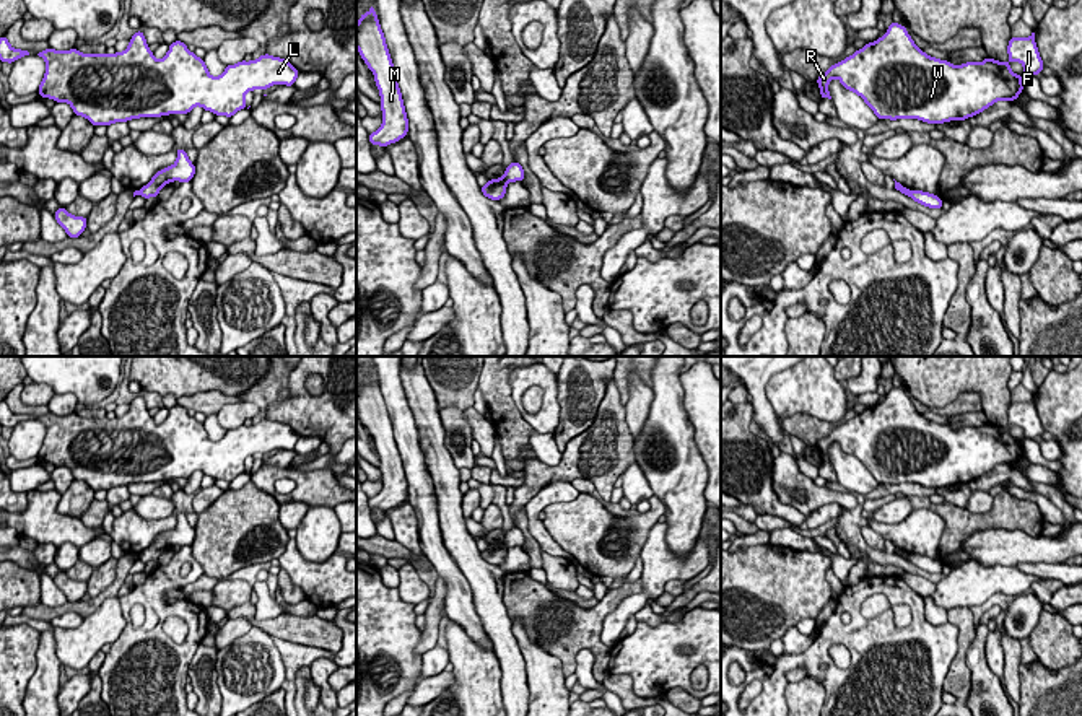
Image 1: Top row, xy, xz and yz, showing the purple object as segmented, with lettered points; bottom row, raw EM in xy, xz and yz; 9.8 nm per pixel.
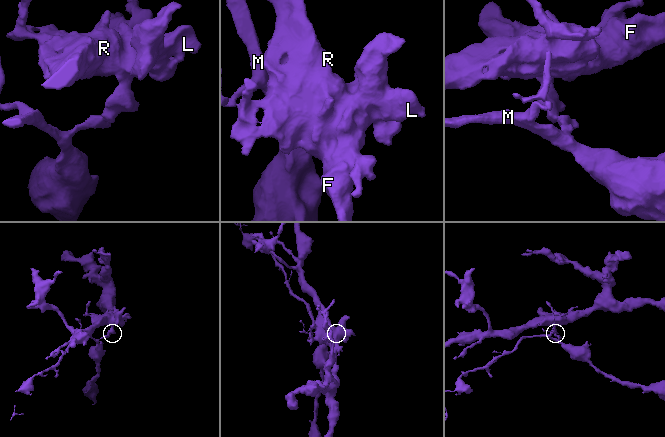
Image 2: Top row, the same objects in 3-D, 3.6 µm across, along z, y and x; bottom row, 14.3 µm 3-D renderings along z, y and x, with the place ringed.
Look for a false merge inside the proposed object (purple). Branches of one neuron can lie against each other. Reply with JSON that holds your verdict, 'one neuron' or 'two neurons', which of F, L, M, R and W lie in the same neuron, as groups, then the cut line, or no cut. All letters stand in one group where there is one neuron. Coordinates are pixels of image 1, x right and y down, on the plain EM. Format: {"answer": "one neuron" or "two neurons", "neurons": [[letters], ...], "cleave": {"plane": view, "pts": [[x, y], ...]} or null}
{"answer": "two neurons", "neurons": [["F", "L", "R", "W"], ["M"]], "cleave": {"plane": "xz", "pts": [[501, 542], [506, 547]]}}

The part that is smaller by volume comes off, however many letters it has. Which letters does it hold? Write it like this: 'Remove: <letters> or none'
Remove: M

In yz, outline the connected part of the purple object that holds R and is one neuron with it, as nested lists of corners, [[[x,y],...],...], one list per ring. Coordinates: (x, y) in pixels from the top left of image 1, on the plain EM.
[[[893,386],[883,402],[867,407],[853,420],[831,430],[828,436],[817,443],[817,449],[820,451],[822,464],[831,464],[828,448],[838,443],[843,452],[861,461],[880,485],[908,482],[939,490],[973,482],[999,464],[1017,464],[1023,456],[1022,441],[1038,441],[1045,433],[1035,407],[1035,397],[1030,402],[1010,402],[1007,418],[1007,426],[988,421],[979,428],[966,426],[955,431],[949,425],[924,418],[906,392]]]

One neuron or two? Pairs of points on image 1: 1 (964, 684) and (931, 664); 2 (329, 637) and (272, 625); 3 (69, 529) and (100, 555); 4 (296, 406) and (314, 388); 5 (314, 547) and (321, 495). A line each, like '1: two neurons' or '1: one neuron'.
1: two neurons
2: one neuron
3: two neurons
4: two neurons
5: two neurons

